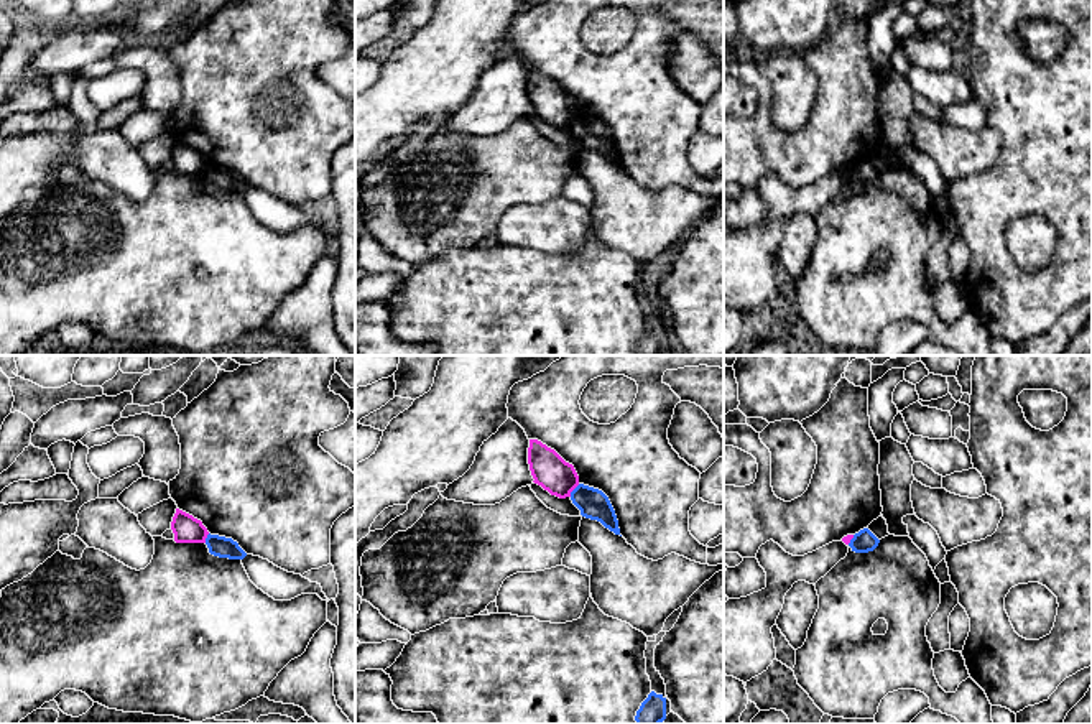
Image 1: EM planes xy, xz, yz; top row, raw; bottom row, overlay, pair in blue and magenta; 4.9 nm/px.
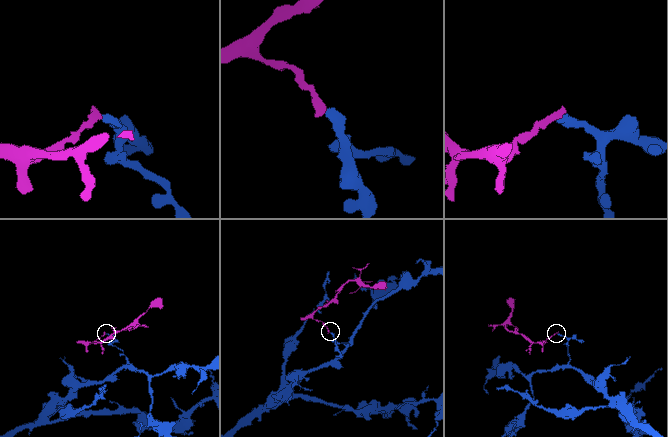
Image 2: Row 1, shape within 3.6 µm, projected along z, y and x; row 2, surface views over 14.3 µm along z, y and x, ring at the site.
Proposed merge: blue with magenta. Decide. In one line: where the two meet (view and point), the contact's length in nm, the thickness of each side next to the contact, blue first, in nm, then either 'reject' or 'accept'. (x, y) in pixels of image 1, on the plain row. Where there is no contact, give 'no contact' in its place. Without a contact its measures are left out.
xz (573, 122) | 80 nm | 150/170 nm | reject

